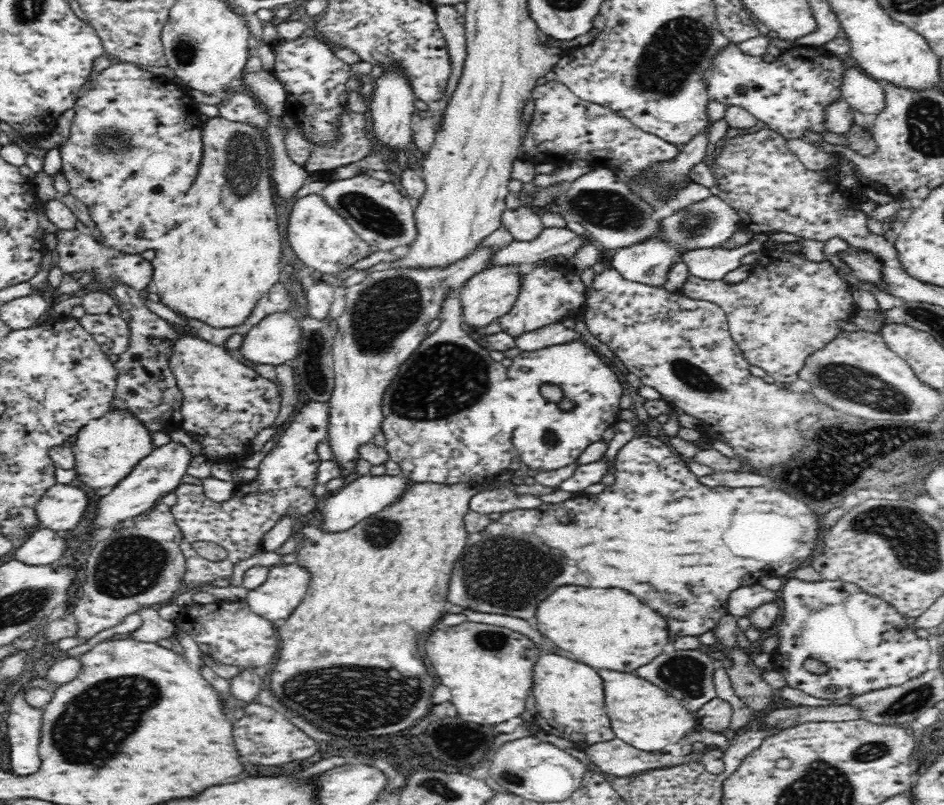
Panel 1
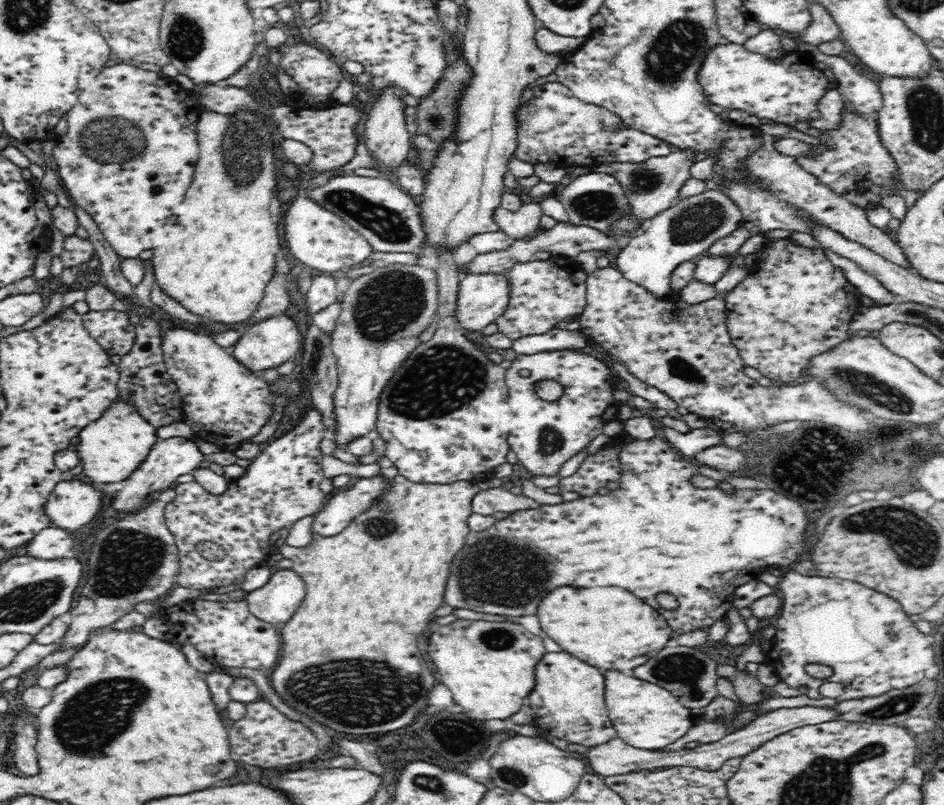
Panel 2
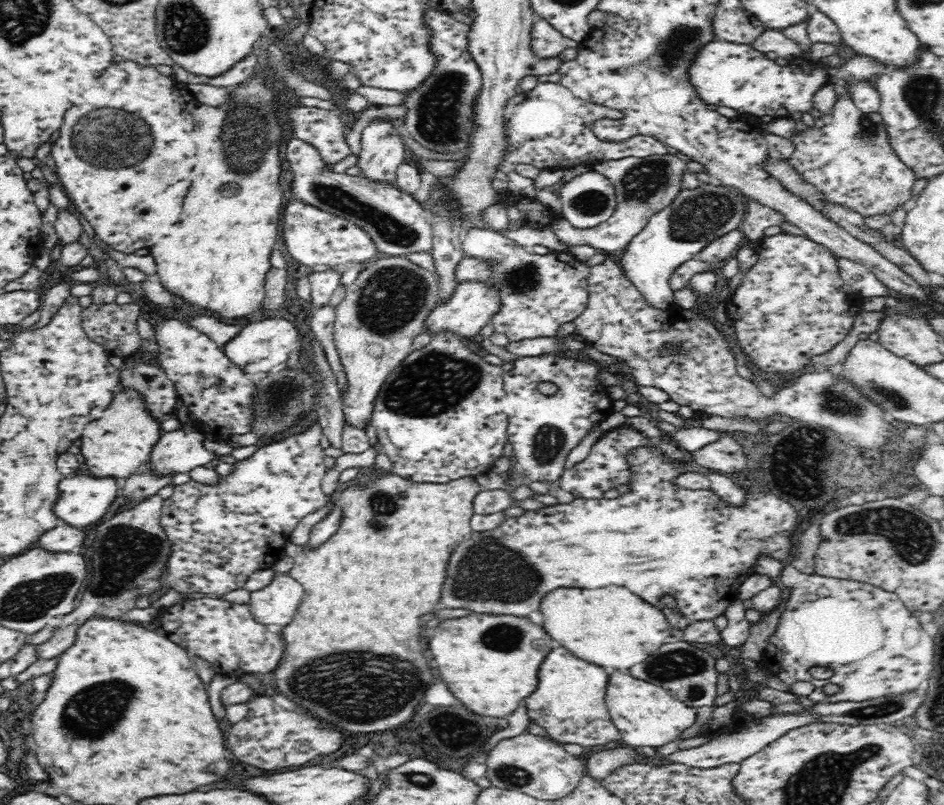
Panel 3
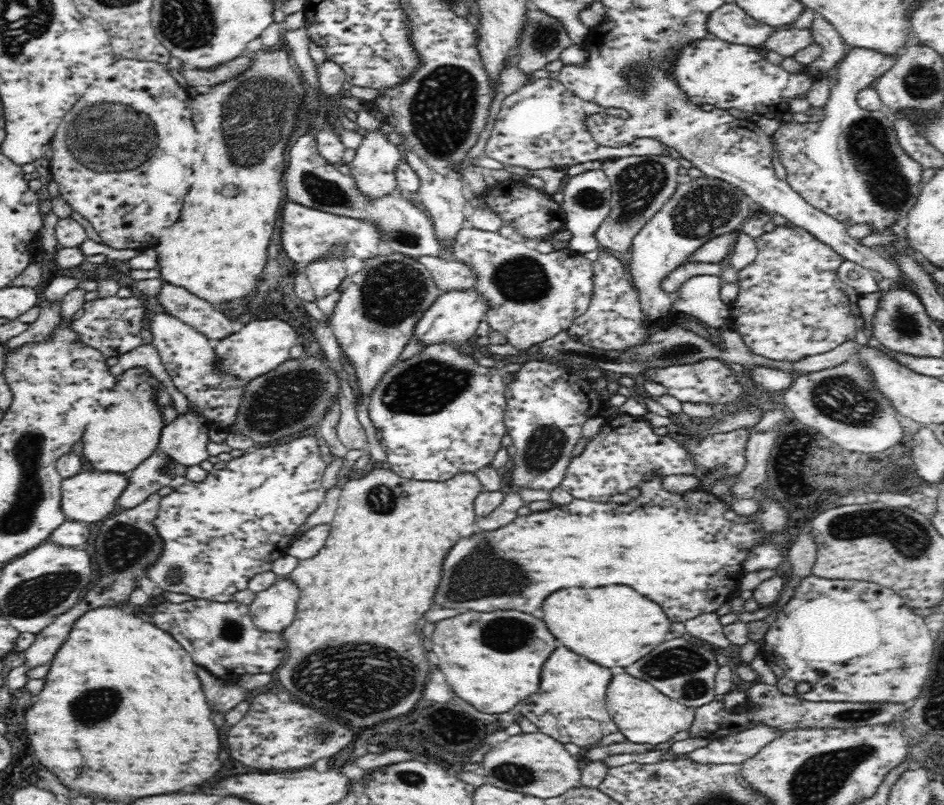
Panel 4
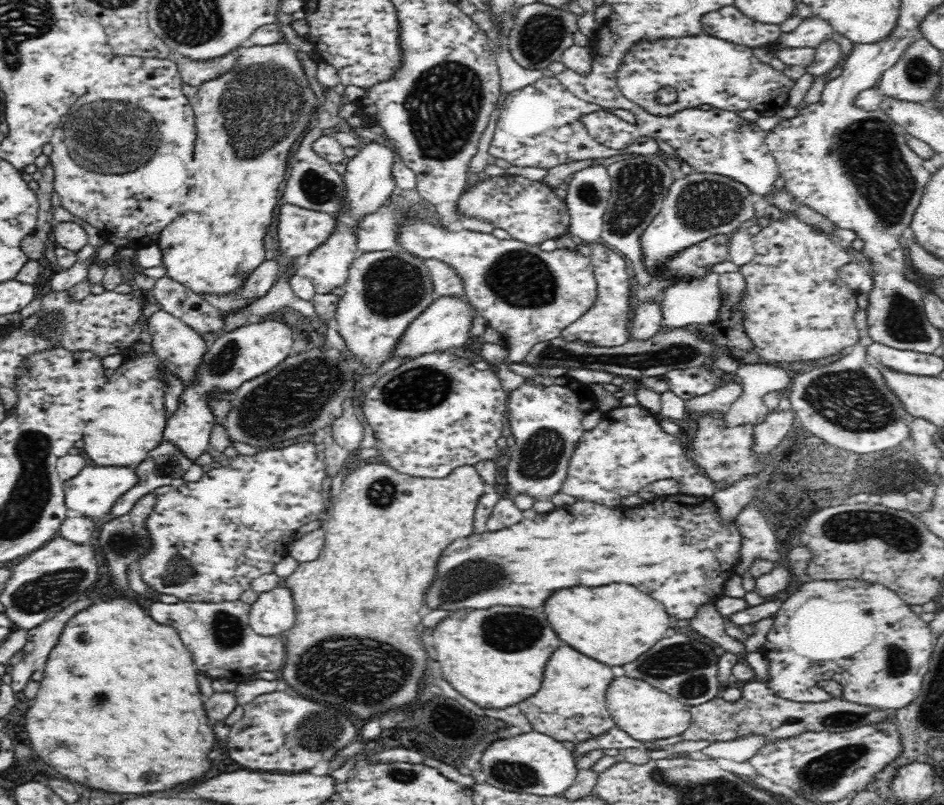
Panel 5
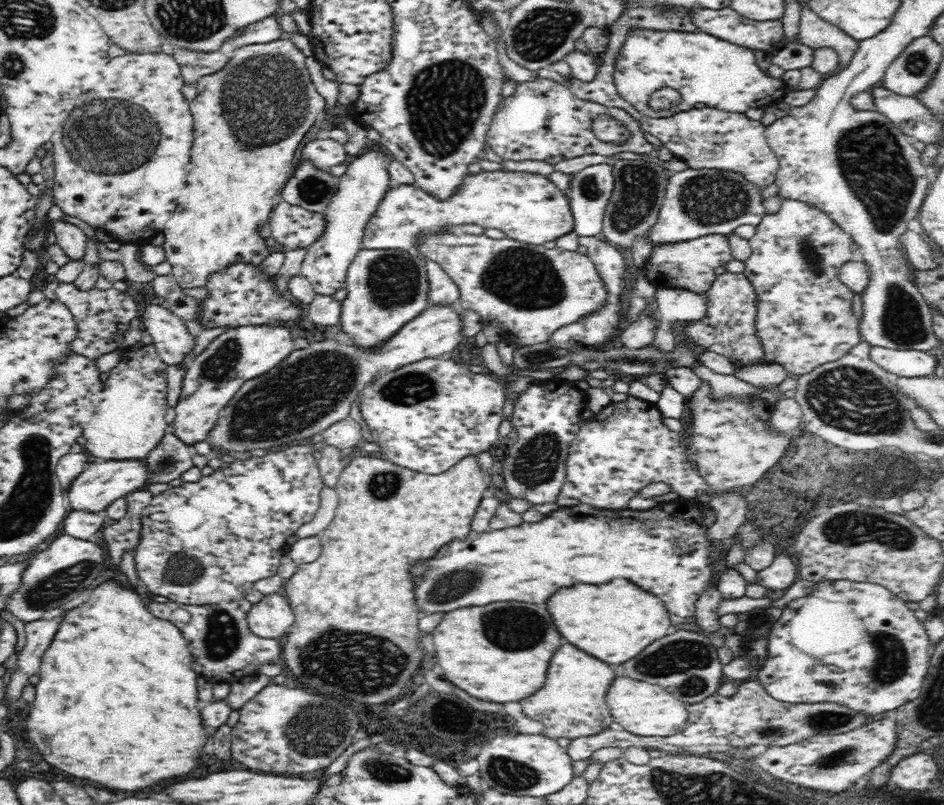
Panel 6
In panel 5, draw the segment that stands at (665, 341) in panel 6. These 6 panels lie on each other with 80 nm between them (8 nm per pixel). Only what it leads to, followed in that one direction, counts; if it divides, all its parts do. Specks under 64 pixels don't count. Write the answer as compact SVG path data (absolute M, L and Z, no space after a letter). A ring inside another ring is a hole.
M711 272L704 280L692 280L692 282L680 281L673 286L663 289L659 295L658 304L661 306L662 325L660 331L671 331L673 328L682 328L694 323L712 325L716 323L719 316L720 276L716 272Z

